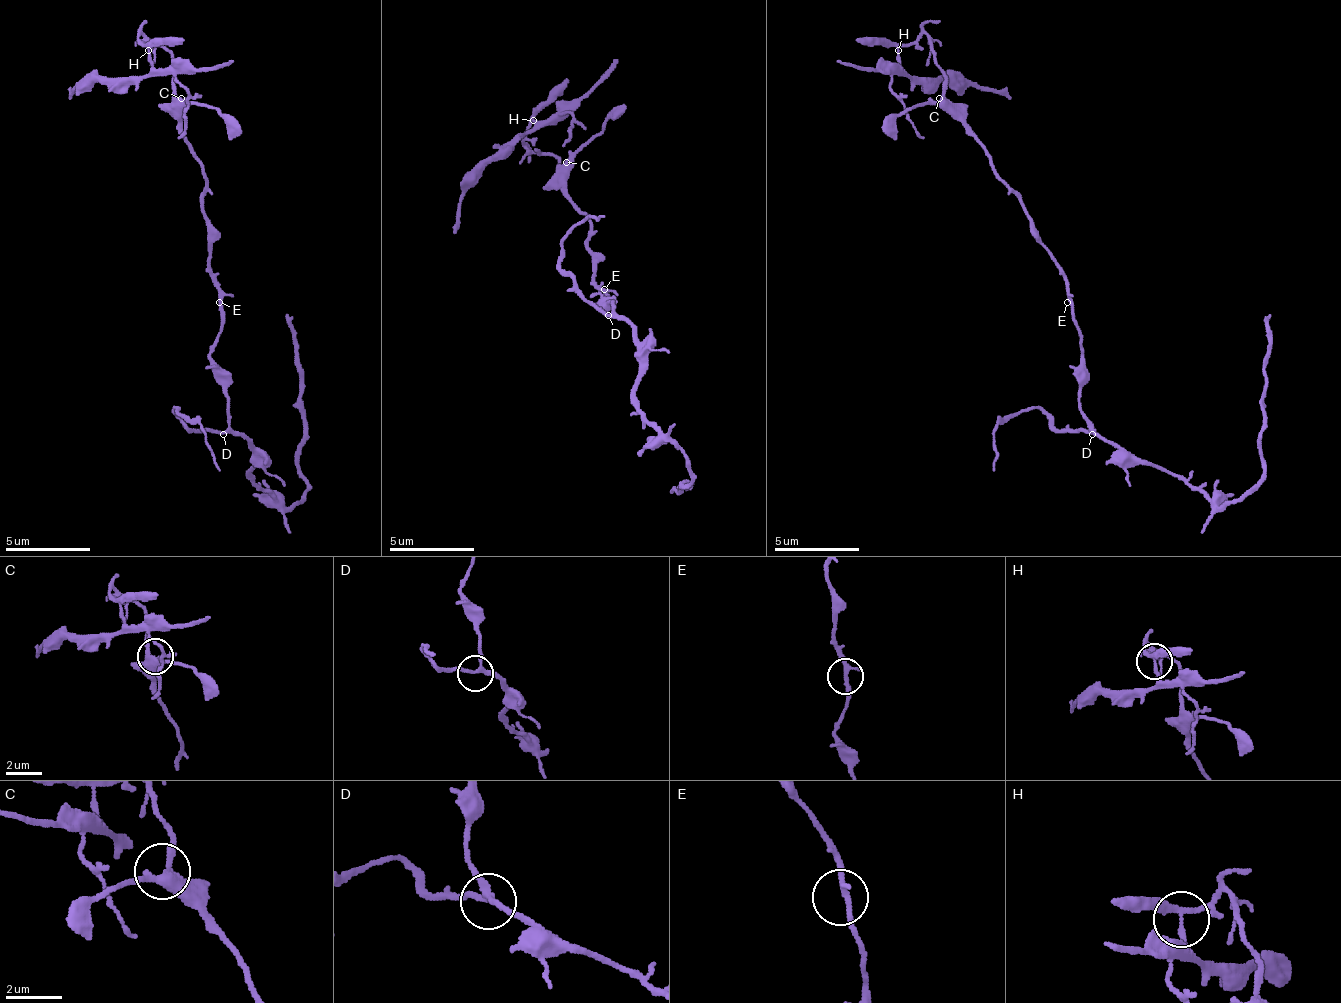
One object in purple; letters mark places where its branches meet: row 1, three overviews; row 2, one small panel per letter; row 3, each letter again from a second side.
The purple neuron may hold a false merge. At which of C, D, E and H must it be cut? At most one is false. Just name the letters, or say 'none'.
H

